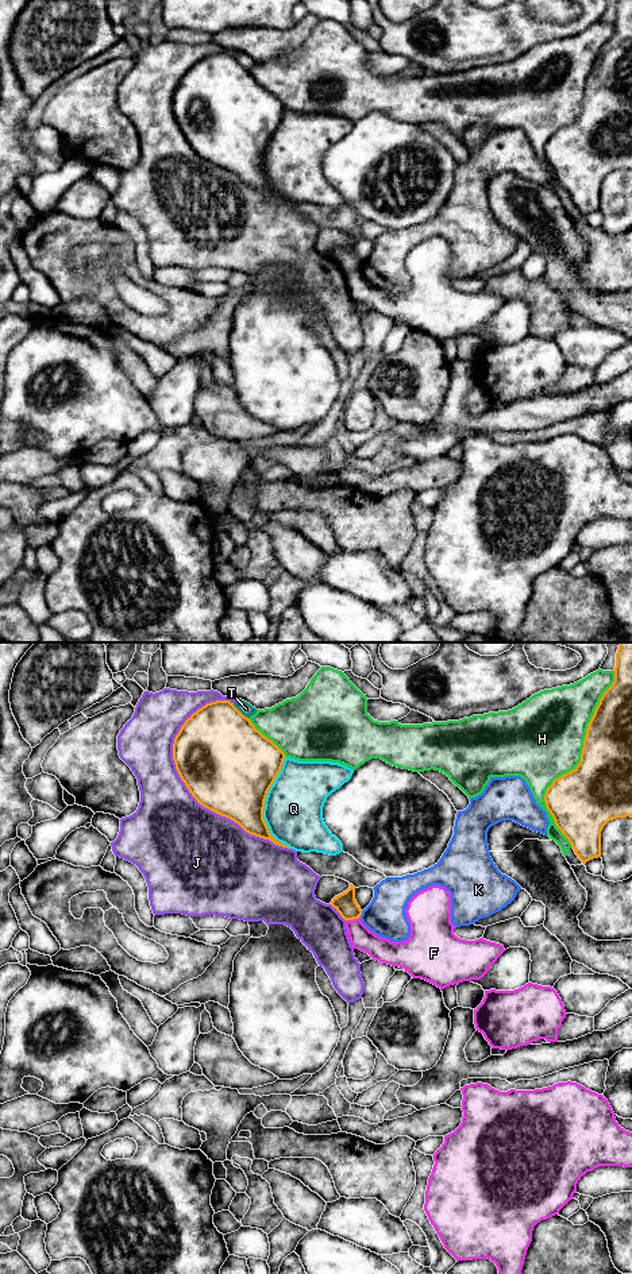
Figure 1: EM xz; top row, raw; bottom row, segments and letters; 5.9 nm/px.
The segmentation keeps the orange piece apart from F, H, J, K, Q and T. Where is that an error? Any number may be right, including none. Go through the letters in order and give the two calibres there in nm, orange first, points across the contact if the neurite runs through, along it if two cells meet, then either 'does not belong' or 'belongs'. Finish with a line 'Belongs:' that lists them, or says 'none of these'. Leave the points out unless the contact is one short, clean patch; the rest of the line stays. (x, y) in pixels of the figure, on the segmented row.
F: calibres 130 and 140 nm; border xz (359, 917), (346, 921); does not belong
H: calibres 380 and 460 nm; does not belong
J: calibres 500 and 480 nm; does not belong
K: calibres 130 and 240 nm; does not belong
Q: calibres 460 and 360 nm; does not belong
T: calibres 480 and 80 nm; does not belong
Belongs: none of these

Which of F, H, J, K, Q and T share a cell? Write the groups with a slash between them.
F / H / J / K / Q / T

